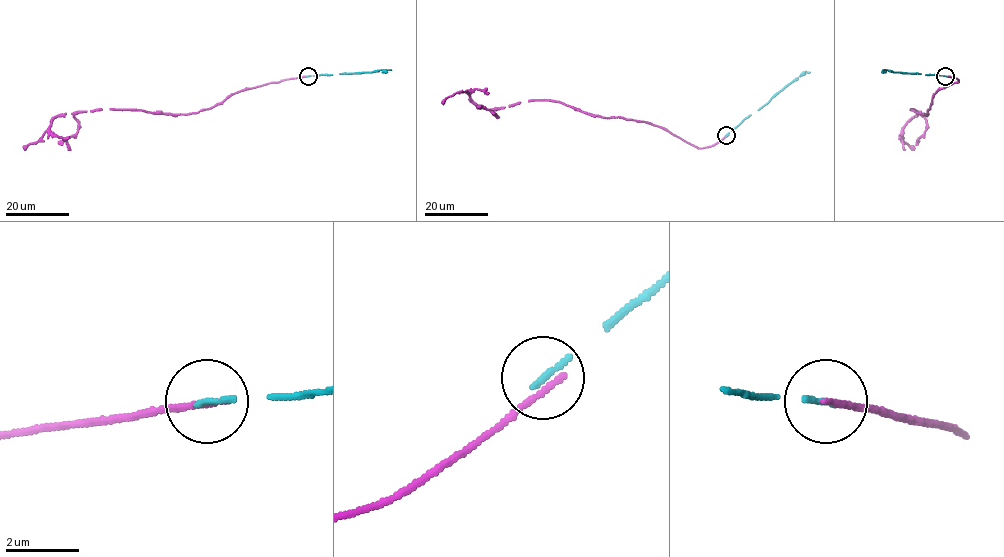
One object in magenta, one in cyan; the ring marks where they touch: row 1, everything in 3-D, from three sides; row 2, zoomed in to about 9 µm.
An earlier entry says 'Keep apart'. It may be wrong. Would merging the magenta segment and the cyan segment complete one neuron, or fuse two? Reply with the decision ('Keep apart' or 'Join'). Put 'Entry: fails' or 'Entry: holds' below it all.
Keep apart
Entry: holds

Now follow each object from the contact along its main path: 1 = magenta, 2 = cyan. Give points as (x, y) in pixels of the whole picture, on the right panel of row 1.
1: (945, 75), (958, 81), (933, 95), (928, 114), (910, 109), (919, 113), (902, 130), (902, 140), (914, 149)
2: (945, 75), (883, 70)

